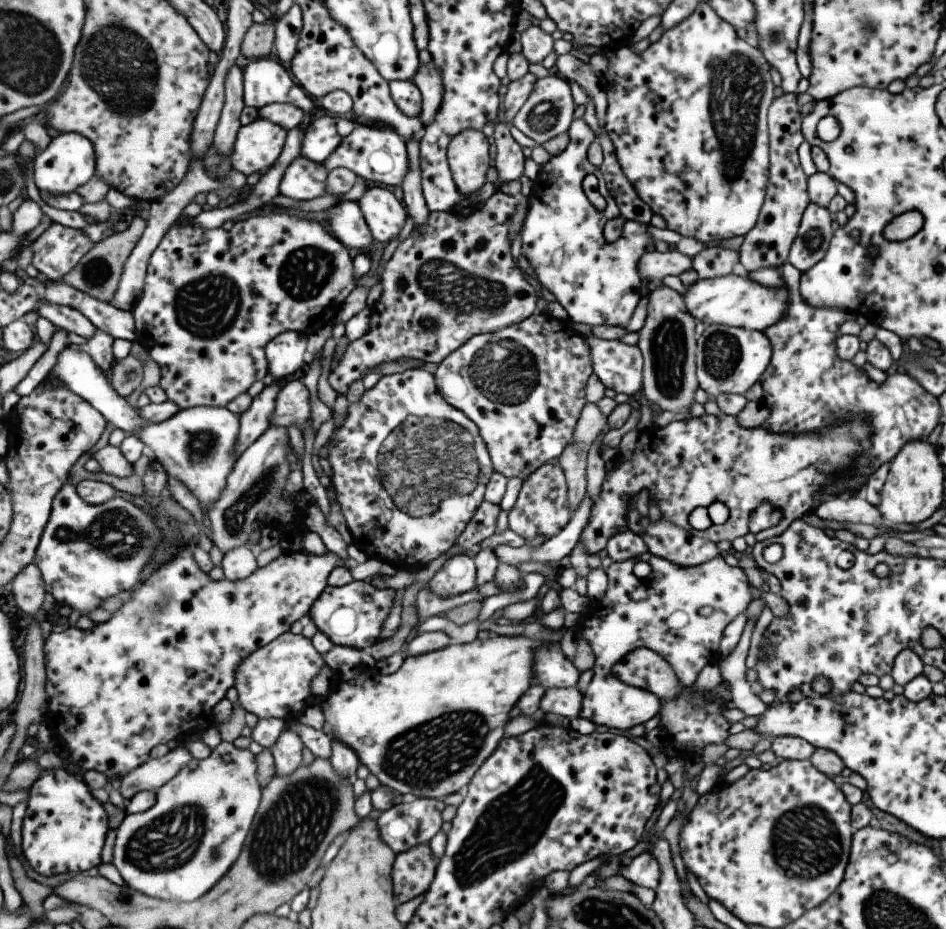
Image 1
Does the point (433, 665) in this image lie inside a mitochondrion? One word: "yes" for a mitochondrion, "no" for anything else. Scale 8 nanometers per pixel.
no

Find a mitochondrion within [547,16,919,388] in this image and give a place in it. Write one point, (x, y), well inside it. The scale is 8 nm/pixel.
(736, 86)

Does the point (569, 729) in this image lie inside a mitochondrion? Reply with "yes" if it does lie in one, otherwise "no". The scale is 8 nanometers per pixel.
no

